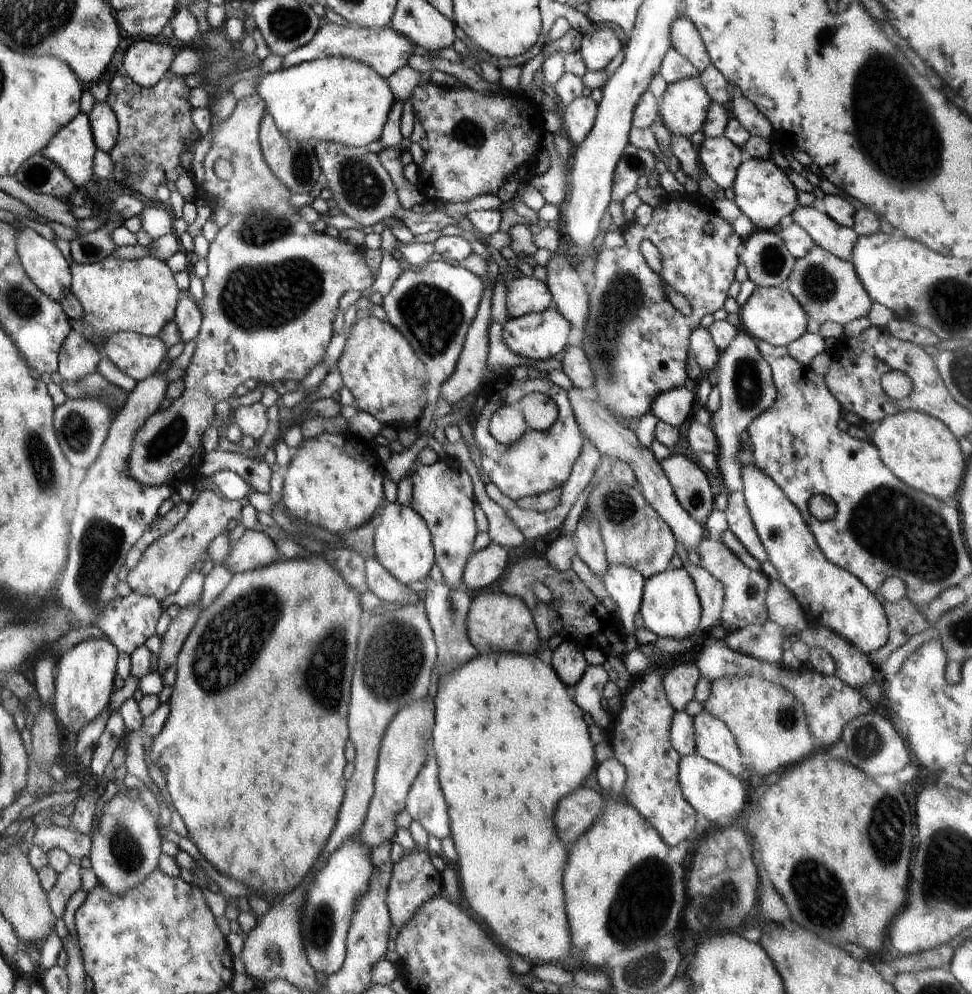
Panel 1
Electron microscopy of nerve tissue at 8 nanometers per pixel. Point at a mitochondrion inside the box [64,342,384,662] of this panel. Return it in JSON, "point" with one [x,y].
{"point":[101,542]}

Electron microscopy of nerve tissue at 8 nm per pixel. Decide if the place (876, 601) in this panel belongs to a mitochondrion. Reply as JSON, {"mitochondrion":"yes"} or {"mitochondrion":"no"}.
{"mitochondrion":"no"}

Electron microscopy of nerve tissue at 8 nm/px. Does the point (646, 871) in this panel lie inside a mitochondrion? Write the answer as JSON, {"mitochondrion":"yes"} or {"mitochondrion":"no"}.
{"mitochondrion":"yes"}

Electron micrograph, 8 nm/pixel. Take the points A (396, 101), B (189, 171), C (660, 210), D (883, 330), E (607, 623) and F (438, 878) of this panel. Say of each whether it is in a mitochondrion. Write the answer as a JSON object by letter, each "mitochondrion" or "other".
{"A":"other","B":"other","C":"other","D":"other","E":"other","F":"other"}

